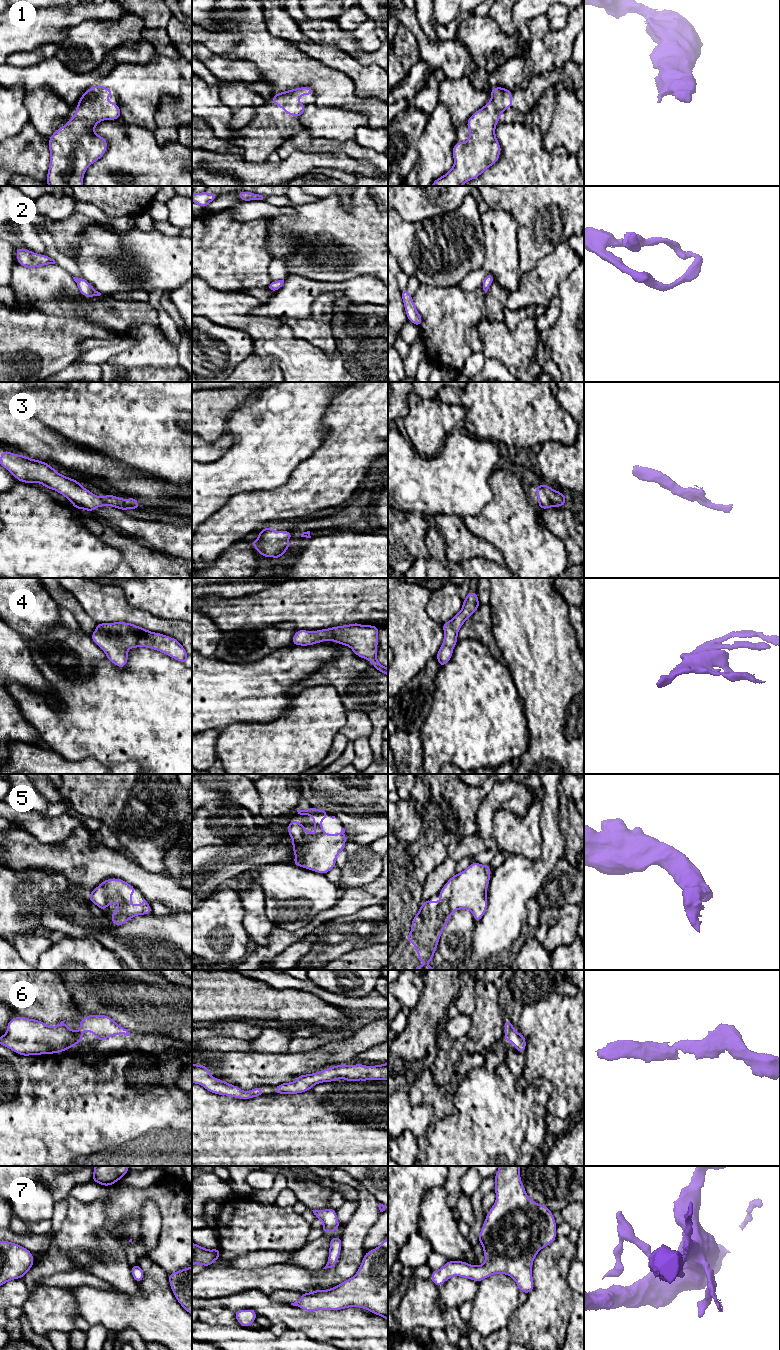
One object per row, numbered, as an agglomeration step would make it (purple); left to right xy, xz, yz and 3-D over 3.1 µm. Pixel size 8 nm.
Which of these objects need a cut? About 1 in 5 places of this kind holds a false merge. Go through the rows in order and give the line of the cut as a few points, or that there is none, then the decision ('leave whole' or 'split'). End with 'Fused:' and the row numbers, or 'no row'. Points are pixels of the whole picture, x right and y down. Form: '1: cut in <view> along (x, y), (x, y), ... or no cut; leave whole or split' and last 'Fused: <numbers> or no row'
1: no cut; leave whole
2: no cut; leave whole
3: no cut; leave whole
4: no cut; leave whole
5: no cut; leave whole
6: no cut; leave whole
7: no cut; leave whole
Fused: no row

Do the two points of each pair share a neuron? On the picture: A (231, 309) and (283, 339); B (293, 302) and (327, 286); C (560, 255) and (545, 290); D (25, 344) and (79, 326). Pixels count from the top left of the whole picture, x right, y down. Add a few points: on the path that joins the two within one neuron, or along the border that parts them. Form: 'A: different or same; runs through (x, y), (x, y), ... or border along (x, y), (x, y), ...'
A: same; runs through (241, 323), (251, 331), (263, 333), (269, 337)
B: same; runs through (301, 294), (309, 288), (319, 287)
C: same; runs through (557, 264), (547, 274), (545, 281)
D: same; runs through (38, 344), (53, 343), (66, 334)

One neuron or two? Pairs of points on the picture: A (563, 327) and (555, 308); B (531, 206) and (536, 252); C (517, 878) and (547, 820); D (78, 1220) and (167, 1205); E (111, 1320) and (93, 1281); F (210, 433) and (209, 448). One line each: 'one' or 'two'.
A: two
B: one
C: one
D: two
E: two
F: two

